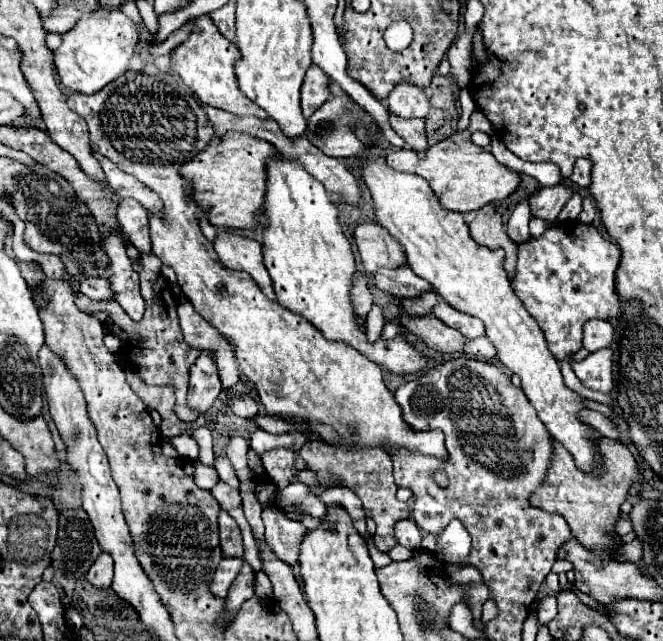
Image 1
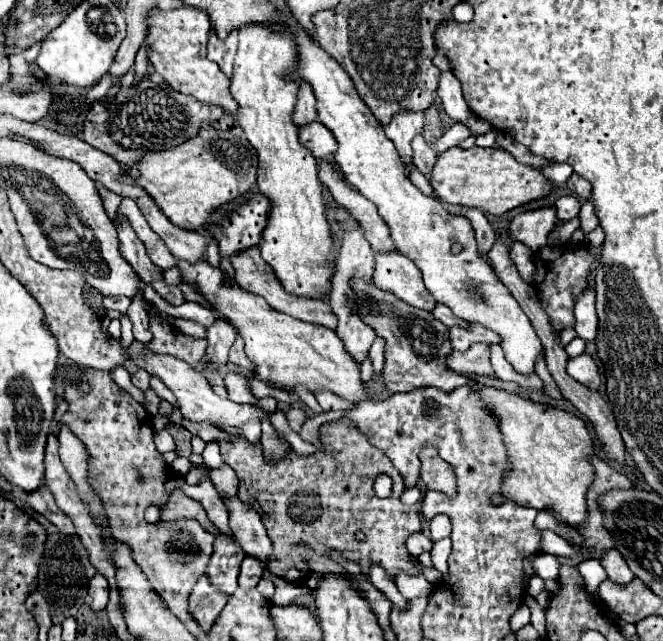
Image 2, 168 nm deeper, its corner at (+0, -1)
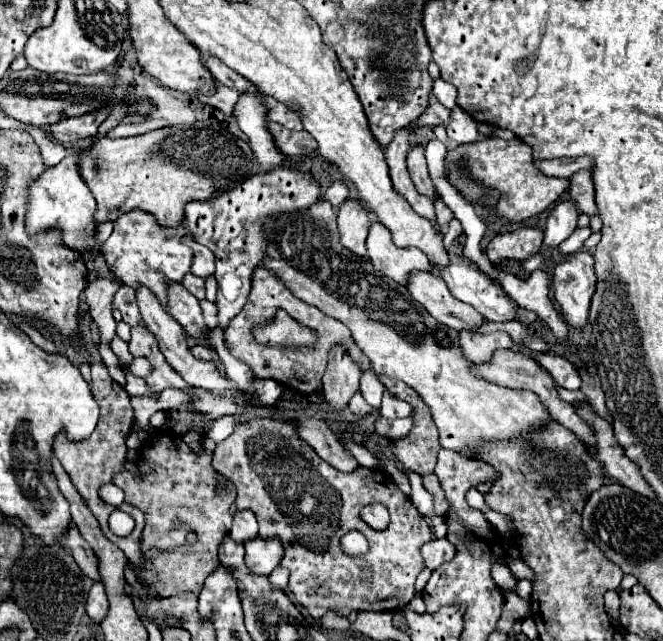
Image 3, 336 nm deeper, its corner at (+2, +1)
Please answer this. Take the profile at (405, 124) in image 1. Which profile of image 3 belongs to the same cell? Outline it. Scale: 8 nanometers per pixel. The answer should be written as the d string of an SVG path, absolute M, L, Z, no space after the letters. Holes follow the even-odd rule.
M414 145L408 153L408 171L410 171L410 177L418 189L418 193L430 197L430 199L436 199L436 189L428 177L428 165L426 165L426 159L424 159L424 147L422 145Z

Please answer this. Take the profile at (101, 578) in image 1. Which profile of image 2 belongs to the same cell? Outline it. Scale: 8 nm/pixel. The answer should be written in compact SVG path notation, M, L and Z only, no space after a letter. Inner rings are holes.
M94 575L90 579L90 585L88 585L88 595L92 599L92 609L94 611L102 611L108 603L108 593L110 593L110 587L108 587L108 581L102 577L102 575Z

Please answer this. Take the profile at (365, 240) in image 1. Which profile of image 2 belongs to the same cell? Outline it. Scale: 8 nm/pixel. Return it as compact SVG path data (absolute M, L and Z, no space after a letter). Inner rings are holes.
M398 251L388 255L376 255L372 279L376 287L396 293L412 307L426 311L432 311L436 307L436 299L424 287L418 267L408 257L398 255Z

